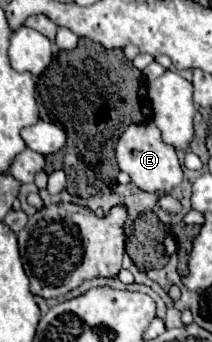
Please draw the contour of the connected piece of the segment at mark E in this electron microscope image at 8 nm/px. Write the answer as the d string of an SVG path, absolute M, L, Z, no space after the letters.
M152 122L132 124L118 140L116 158L118 158L120 170L130 174L132 184L144 192L150 192L150 194L172 192L182 182L182 176L184 176L176 150L168 148L168 144L164 144L160 140L160 130Z

